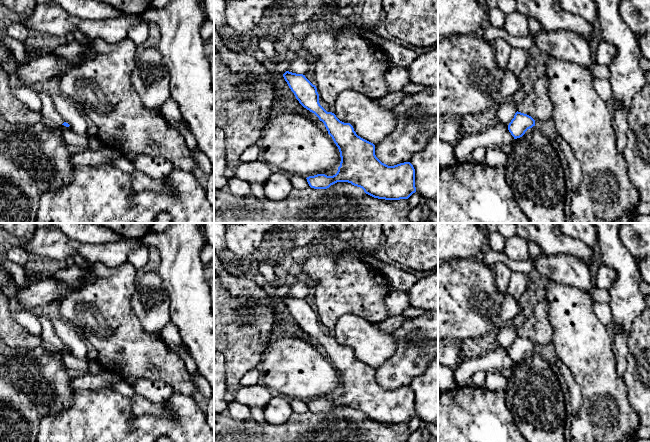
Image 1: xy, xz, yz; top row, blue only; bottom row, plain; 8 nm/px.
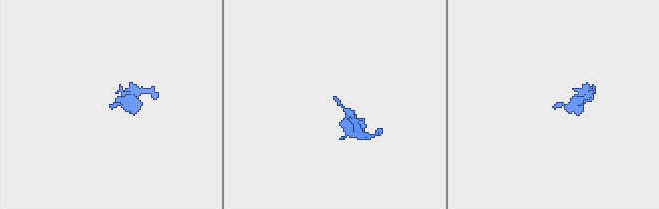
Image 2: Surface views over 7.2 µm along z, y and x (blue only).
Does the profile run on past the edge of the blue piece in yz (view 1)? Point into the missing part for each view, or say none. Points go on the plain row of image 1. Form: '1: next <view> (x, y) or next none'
1: next none

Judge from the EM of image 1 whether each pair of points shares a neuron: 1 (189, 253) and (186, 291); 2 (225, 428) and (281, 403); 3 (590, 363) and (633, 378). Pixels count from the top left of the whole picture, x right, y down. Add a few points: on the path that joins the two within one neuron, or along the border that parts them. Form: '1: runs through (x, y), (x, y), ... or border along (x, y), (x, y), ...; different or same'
1: runs through (186, 262), (186, 282); same
2: border along (289, 416), (282, 423), (266, 423); different
3: border along (622, 379), (629, 402); different

